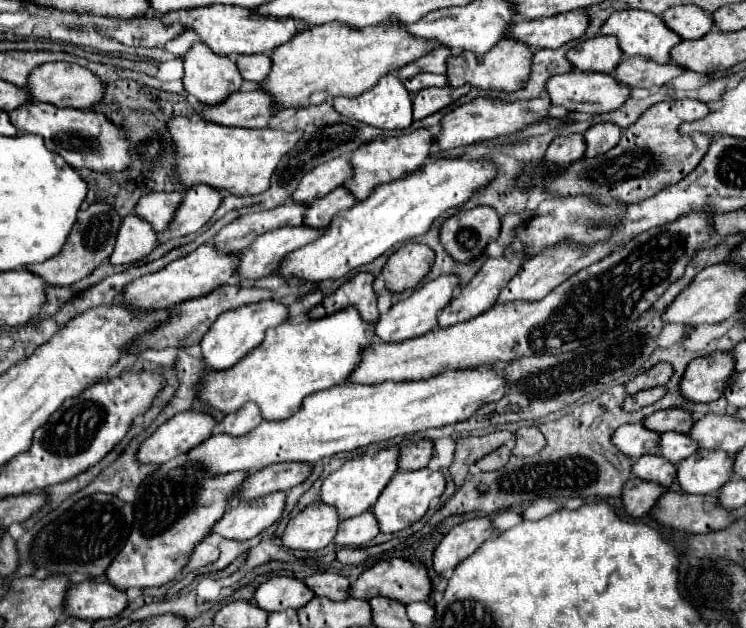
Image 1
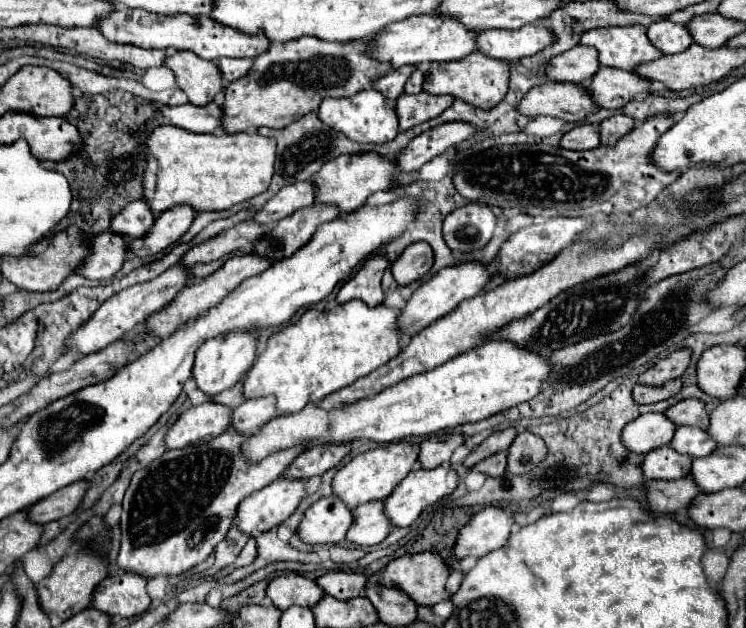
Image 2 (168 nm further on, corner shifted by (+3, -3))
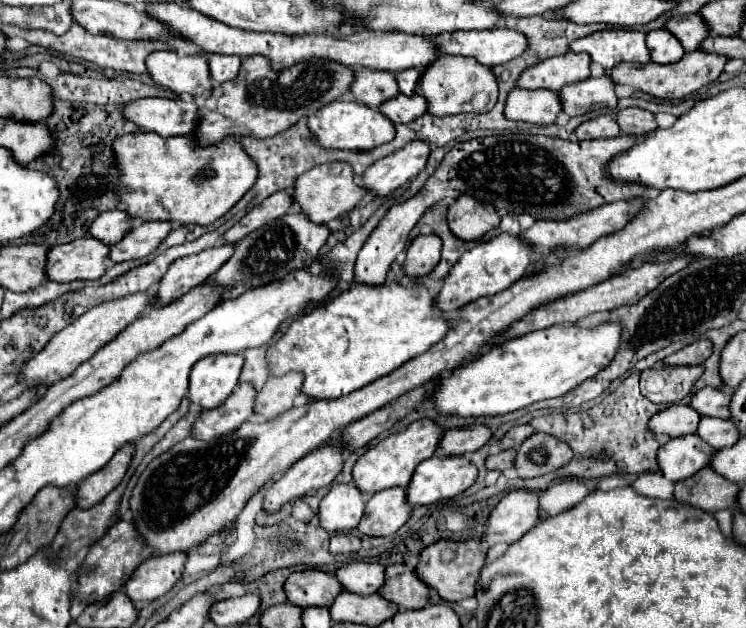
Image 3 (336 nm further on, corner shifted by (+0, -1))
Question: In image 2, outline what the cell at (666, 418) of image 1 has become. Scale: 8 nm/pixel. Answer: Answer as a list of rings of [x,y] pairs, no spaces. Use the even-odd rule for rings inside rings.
[[[685,399],[685,401],[671,405],[665,411],[665,417],[669,421],[673,421],[675,425],[691,425],[691,427],[699,427],[699,429],[707,429],[707,425],[709,425],[709,415],[707,415],[705,403],[701,403],[699,399]]]

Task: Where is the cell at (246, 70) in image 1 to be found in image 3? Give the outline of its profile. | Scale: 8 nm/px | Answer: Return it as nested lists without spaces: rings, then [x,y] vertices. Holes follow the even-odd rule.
[[[210,55],[208,57],[210,77],[218,83],[232,81],[240,71],[240,63],[242,61],[236,59],[236,55]]]

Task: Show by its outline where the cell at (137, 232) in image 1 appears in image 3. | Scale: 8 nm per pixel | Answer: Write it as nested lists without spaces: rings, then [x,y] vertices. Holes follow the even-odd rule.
[[[92,237],[56,245],[48,251],[46,279],[56,283],[100,279],[108,267],[108,251],[108,245],[100,245]]]

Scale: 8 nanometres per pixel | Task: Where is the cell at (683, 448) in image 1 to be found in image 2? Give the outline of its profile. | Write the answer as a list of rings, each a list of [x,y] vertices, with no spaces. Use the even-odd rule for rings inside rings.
[[[677,427],[673,441],[669,443],[677,453],[691,457],[705,457],[715,451],[717,443],[703,431],[693,427]]]

